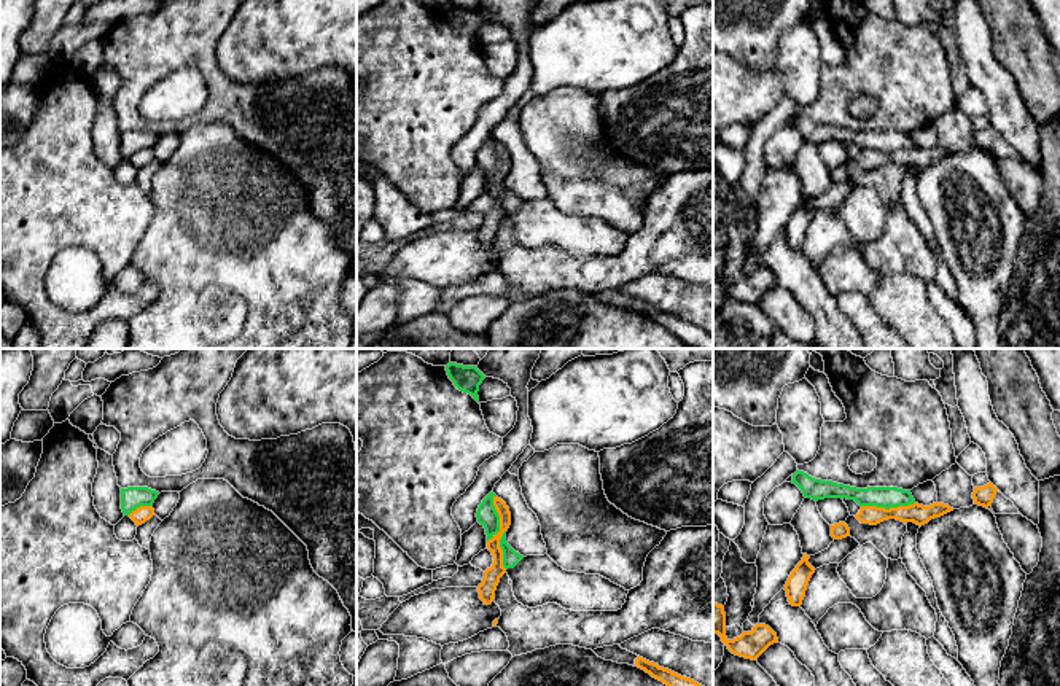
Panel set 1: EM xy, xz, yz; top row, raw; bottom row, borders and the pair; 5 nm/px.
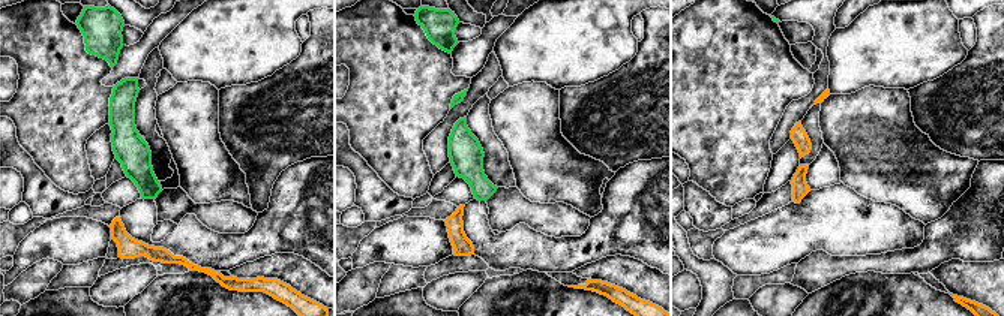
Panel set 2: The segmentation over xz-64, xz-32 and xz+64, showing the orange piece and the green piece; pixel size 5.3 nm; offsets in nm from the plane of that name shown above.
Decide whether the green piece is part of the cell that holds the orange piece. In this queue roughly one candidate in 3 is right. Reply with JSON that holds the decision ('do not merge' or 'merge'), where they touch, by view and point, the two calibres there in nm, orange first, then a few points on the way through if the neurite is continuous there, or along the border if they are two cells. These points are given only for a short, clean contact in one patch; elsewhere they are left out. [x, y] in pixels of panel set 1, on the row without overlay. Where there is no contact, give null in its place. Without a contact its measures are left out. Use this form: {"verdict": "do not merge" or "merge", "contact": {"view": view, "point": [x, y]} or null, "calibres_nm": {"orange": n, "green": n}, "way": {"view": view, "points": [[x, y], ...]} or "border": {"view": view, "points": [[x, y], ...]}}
{"verdict": "do not merge", "contact": {"view": "yz", "point": [887, 153]}, "calibres_nm": {"orange": 100, "green": 110}, "border": {"view": "yz", "points": [[914, 145], [888, 152], [861, 150]]}}

